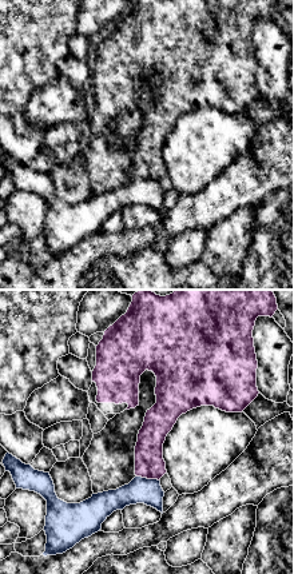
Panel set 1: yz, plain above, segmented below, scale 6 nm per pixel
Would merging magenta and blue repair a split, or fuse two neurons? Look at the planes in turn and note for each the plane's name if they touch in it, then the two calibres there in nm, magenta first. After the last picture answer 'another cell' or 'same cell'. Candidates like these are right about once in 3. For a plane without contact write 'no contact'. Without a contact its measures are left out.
contact in yz; calibres 180 and 160 nm

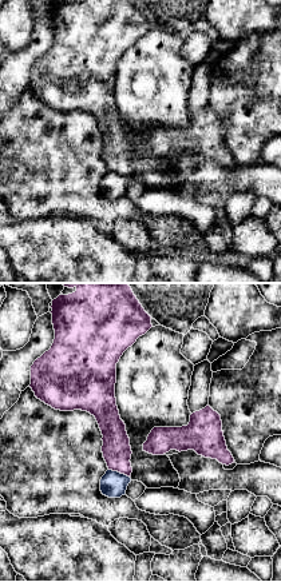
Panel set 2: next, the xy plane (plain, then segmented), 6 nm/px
contact in xy; calibres 180 and 160 nm

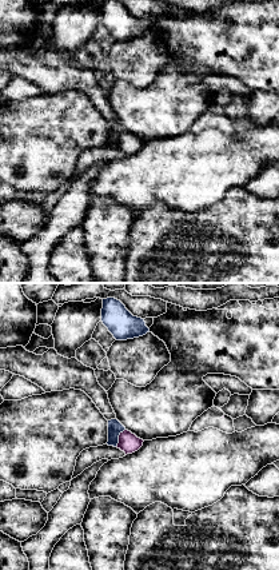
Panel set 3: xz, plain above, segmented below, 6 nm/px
contact in xz; calibres 120 and 90 nm

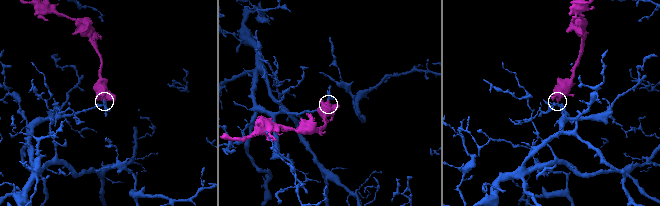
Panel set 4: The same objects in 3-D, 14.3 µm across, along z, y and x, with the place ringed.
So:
another cell

